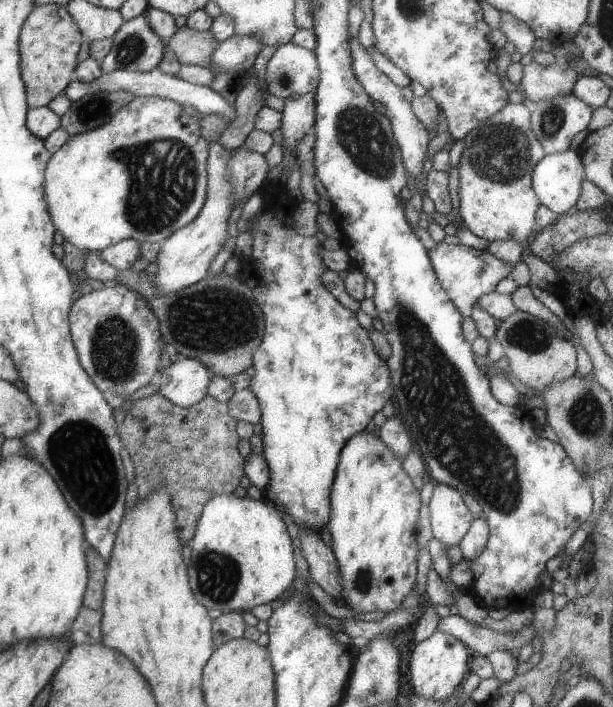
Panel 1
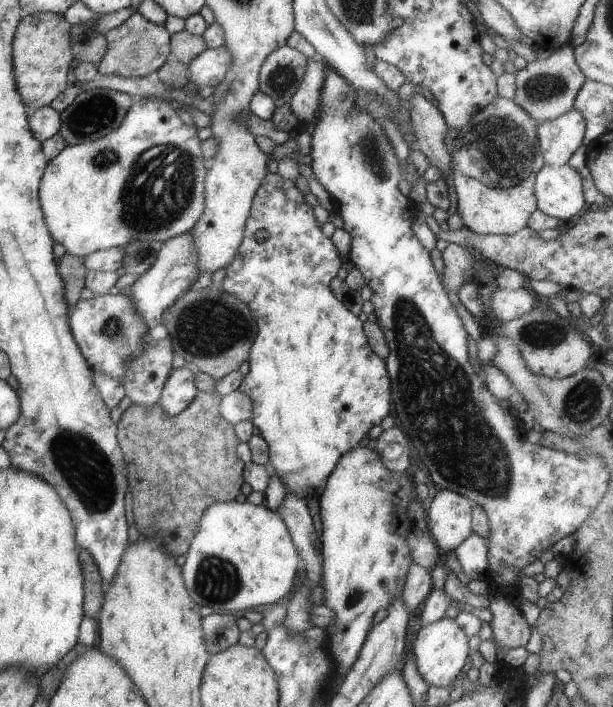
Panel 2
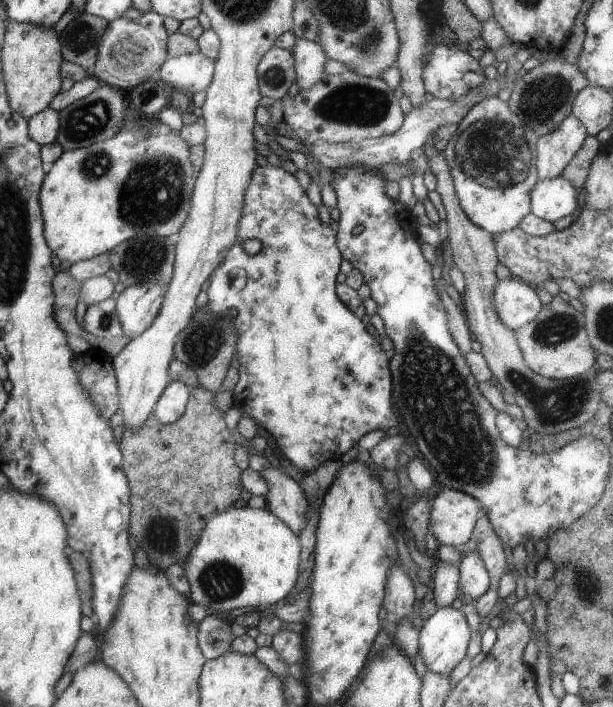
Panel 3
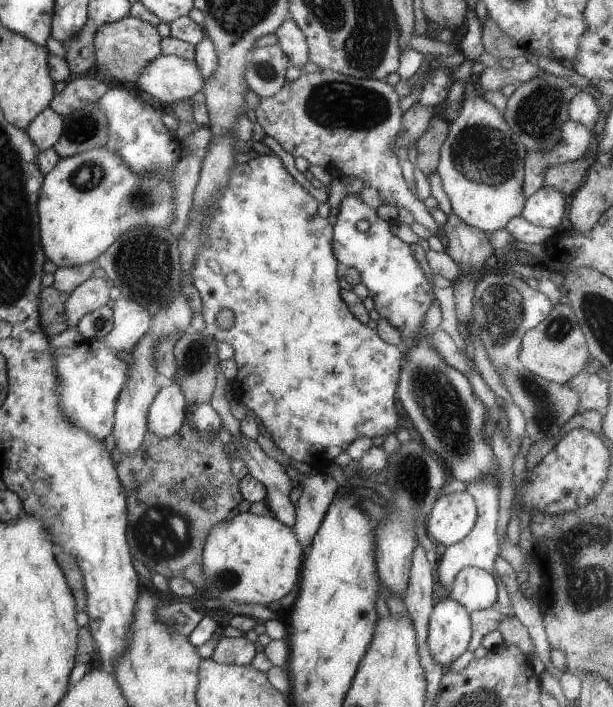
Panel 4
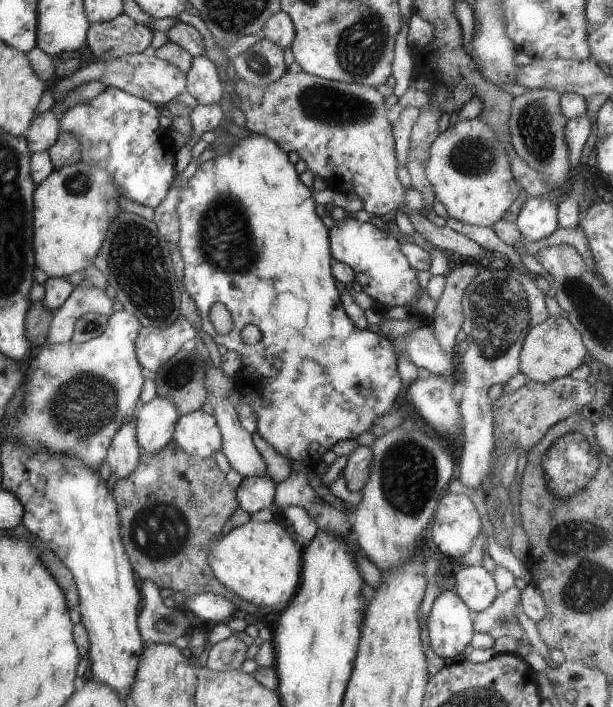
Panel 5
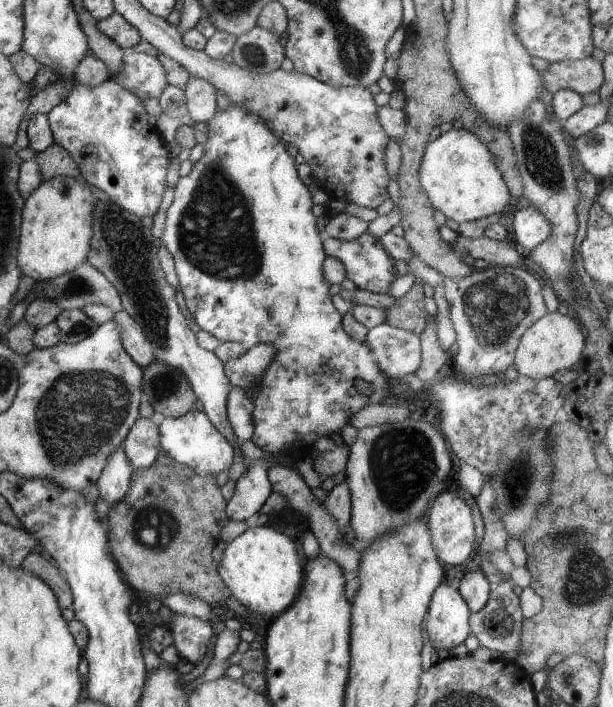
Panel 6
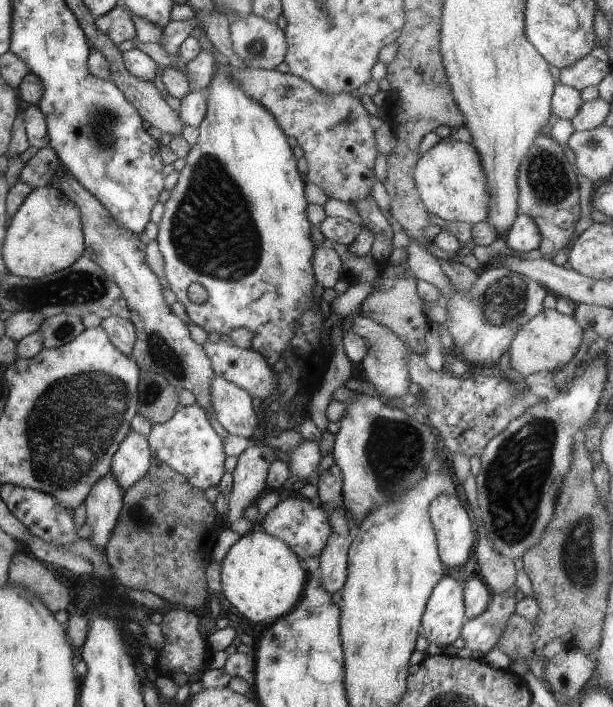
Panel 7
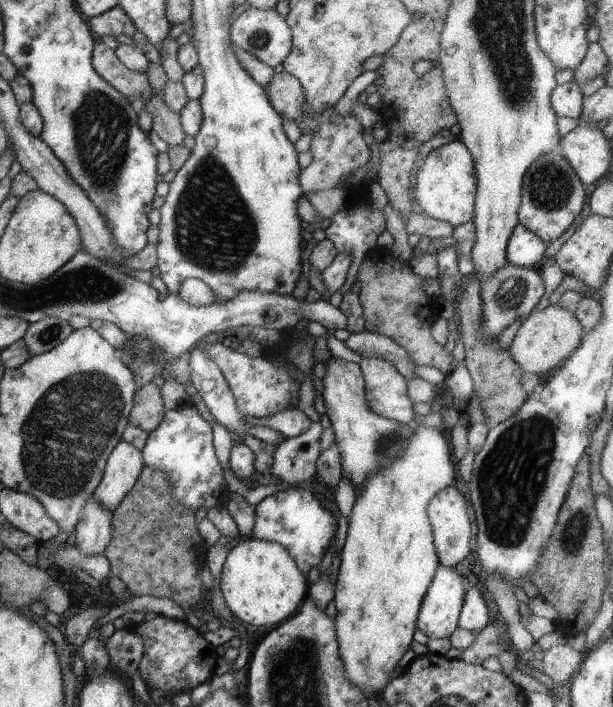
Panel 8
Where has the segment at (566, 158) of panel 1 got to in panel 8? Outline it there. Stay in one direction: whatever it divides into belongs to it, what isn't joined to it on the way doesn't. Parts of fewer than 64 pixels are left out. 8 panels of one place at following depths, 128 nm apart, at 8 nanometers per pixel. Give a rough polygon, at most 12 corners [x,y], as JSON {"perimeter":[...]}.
{"perimeter":[[517,224],[507,242],[506,260],[532,267],[544,259],[545,245]]}

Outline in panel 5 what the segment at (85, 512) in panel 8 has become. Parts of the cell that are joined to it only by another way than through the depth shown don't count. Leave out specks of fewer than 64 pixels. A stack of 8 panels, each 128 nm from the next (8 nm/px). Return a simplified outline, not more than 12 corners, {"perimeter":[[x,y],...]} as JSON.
{"perimeter":[[134,415],[117,428],[104,460],[116,481],[129,476],[141,450]]}

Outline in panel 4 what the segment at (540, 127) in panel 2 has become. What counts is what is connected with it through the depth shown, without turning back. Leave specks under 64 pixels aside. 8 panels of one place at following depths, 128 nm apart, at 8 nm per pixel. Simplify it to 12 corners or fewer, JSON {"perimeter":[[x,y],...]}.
{"perimeter":[[567,119],[547,152],[525,152],[525,199],[543,184],[549,166],[581,158],[592,138]]}

